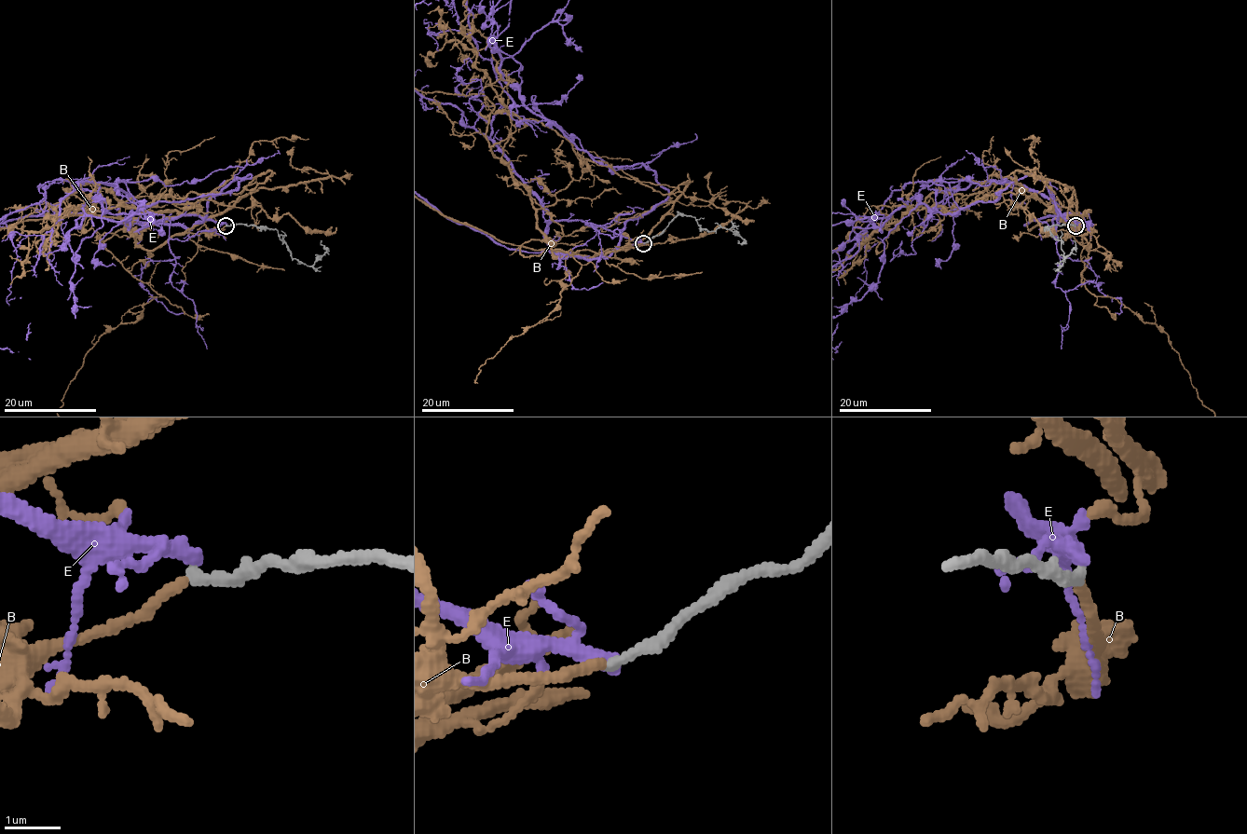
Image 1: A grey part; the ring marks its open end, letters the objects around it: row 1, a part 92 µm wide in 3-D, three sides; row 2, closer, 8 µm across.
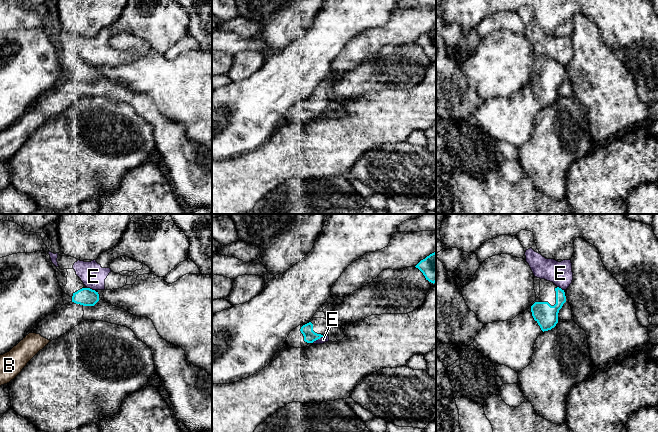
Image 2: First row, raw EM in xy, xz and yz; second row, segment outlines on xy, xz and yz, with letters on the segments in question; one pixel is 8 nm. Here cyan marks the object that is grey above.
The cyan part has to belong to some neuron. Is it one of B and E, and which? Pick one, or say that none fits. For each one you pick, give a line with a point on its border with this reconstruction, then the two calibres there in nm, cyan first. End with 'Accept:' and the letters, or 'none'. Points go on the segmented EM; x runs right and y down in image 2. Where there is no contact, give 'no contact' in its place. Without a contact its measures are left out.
B: no contact
Accept: B

